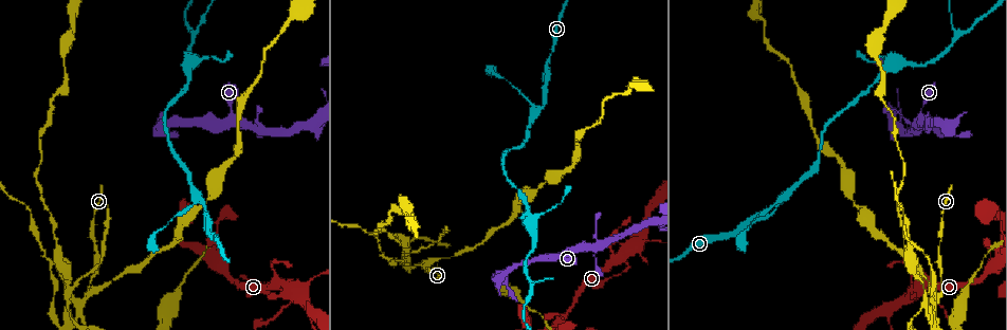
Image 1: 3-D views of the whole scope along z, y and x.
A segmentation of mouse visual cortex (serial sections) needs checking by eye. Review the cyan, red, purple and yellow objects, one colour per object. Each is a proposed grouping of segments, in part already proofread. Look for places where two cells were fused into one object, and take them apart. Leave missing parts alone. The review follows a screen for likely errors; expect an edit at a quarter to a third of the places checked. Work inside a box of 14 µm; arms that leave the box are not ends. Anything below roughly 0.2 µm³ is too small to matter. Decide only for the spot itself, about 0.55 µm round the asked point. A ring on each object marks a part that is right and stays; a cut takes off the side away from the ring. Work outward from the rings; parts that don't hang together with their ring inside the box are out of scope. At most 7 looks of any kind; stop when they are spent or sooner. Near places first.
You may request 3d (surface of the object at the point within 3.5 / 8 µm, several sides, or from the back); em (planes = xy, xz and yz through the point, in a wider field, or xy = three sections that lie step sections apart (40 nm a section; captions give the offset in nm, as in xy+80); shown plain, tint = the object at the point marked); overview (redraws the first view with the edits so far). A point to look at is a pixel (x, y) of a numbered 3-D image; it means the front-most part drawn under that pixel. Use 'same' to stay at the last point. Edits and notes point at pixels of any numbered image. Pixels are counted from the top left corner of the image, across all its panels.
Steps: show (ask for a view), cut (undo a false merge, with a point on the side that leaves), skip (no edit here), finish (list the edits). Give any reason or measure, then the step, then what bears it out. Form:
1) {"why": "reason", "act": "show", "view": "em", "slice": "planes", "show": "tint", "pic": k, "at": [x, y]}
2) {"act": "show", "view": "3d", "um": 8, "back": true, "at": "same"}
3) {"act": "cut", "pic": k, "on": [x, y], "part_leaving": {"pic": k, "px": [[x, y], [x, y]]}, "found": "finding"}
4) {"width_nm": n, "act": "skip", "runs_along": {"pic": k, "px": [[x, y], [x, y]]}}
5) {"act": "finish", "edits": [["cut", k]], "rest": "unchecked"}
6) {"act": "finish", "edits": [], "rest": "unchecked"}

{"why": "a fork", "act": "show", "view": "3d", "um": 3.5, "pic": 1, "at": [88, 293]}

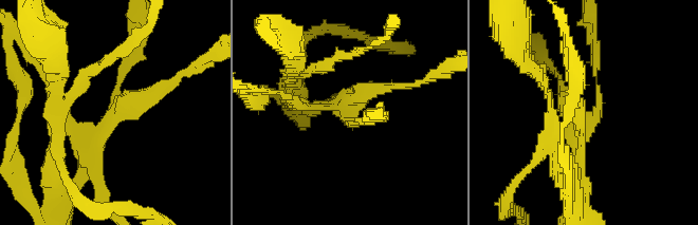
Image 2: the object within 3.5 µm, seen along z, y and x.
{"why": "shape alone is not enough", "act": "show", "view": "em", "slice": "xy", "step": 2, "show": "tint", "pic": 2, "at": [351, 121]}

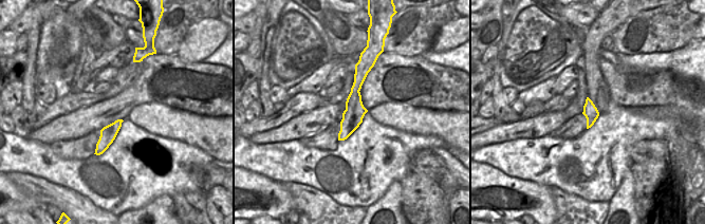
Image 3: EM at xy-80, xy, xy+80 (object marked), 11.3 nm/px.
{"why": "another direction", "act": "show", "view": "em", "slice": "planes", "show": "tint", "at": "same"}

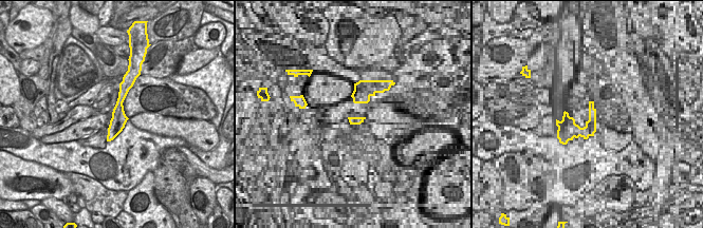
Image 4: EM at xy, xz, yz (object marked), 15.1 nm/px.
{"act": "cut", "pic": 2, "on": [285, 92], "part_leaving": {"pic": 2, "px": [[353, 110], [366, 91], [432, 78]]}, "found": "a second cell is stuck on"}

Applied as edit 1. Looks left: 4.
{"why": "sharp bend", "act": "show", "view": "3d", "um": 3.5, "pic": 1, "at": [921, 116]}

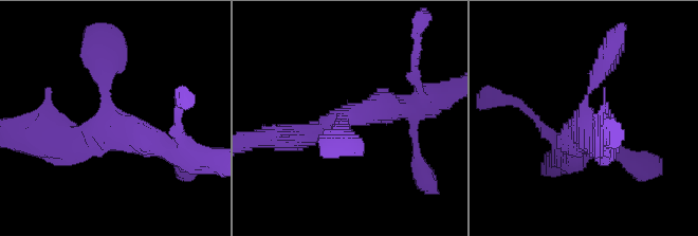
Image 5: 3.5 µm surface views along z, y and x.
{"act": "show", "view": "em", "slice": "planes", "show": "plain", "pic": 5, "at": [112, 113]}

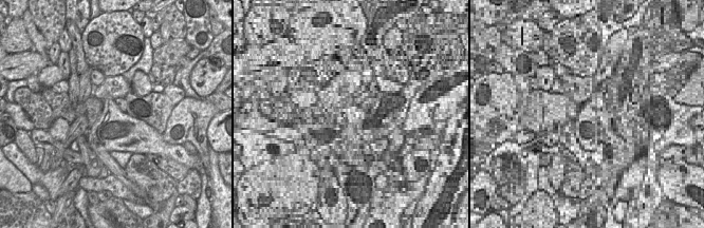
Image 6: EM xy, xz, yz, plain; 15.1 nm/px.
{"act": "show", "view": "em", "slice": "planes", "show": "tint", "at": "same"}

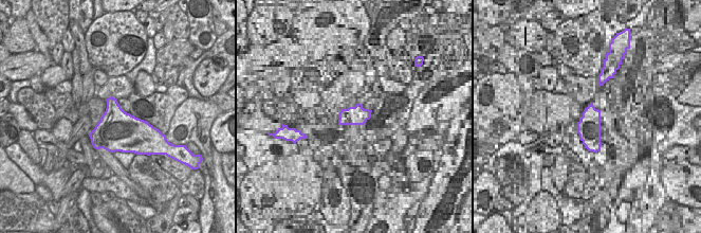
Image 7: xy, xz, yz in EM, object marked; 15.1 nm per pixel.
{"width_nm": 600, "act": "skip", "runs_along": {"pic": 5, "px": [[98, 50], [105, 108], [170, 150]]}, "found": "all the same cell"}

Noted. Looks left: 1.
{"act": "finish", "edits": [["cut", 2]], "rest": "unchecked"}

